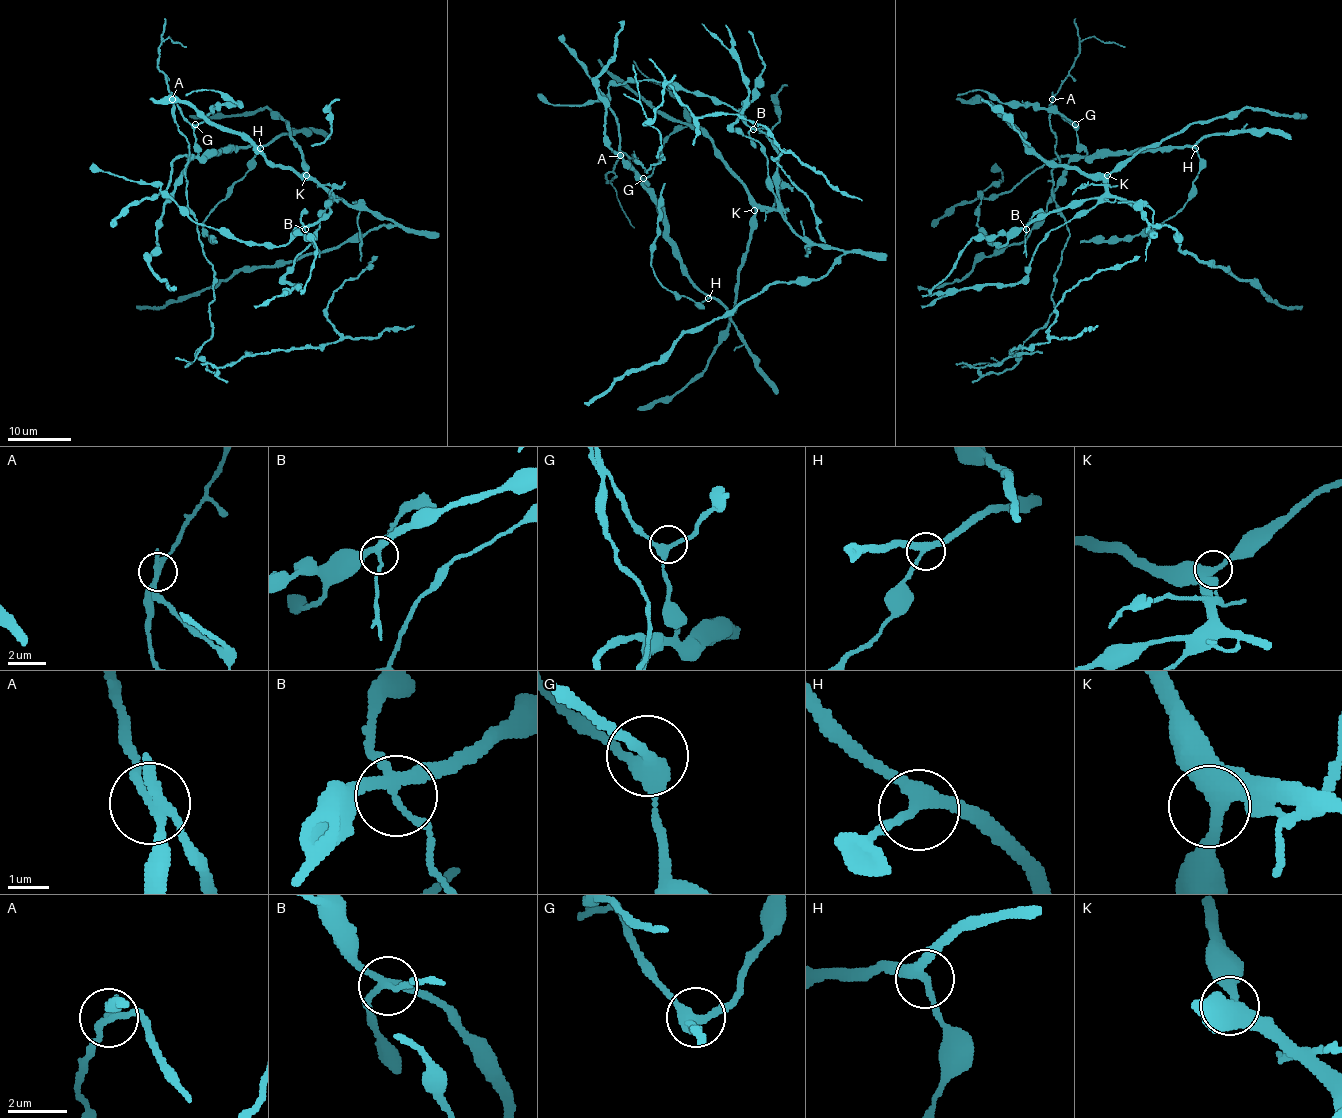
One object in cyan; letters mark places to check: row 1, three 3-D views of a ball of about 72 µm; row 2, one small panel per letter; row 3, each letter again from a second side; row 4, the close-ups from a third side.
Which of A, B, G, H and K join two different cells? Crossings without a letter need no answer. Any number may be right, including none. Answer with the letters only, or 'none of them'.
A

